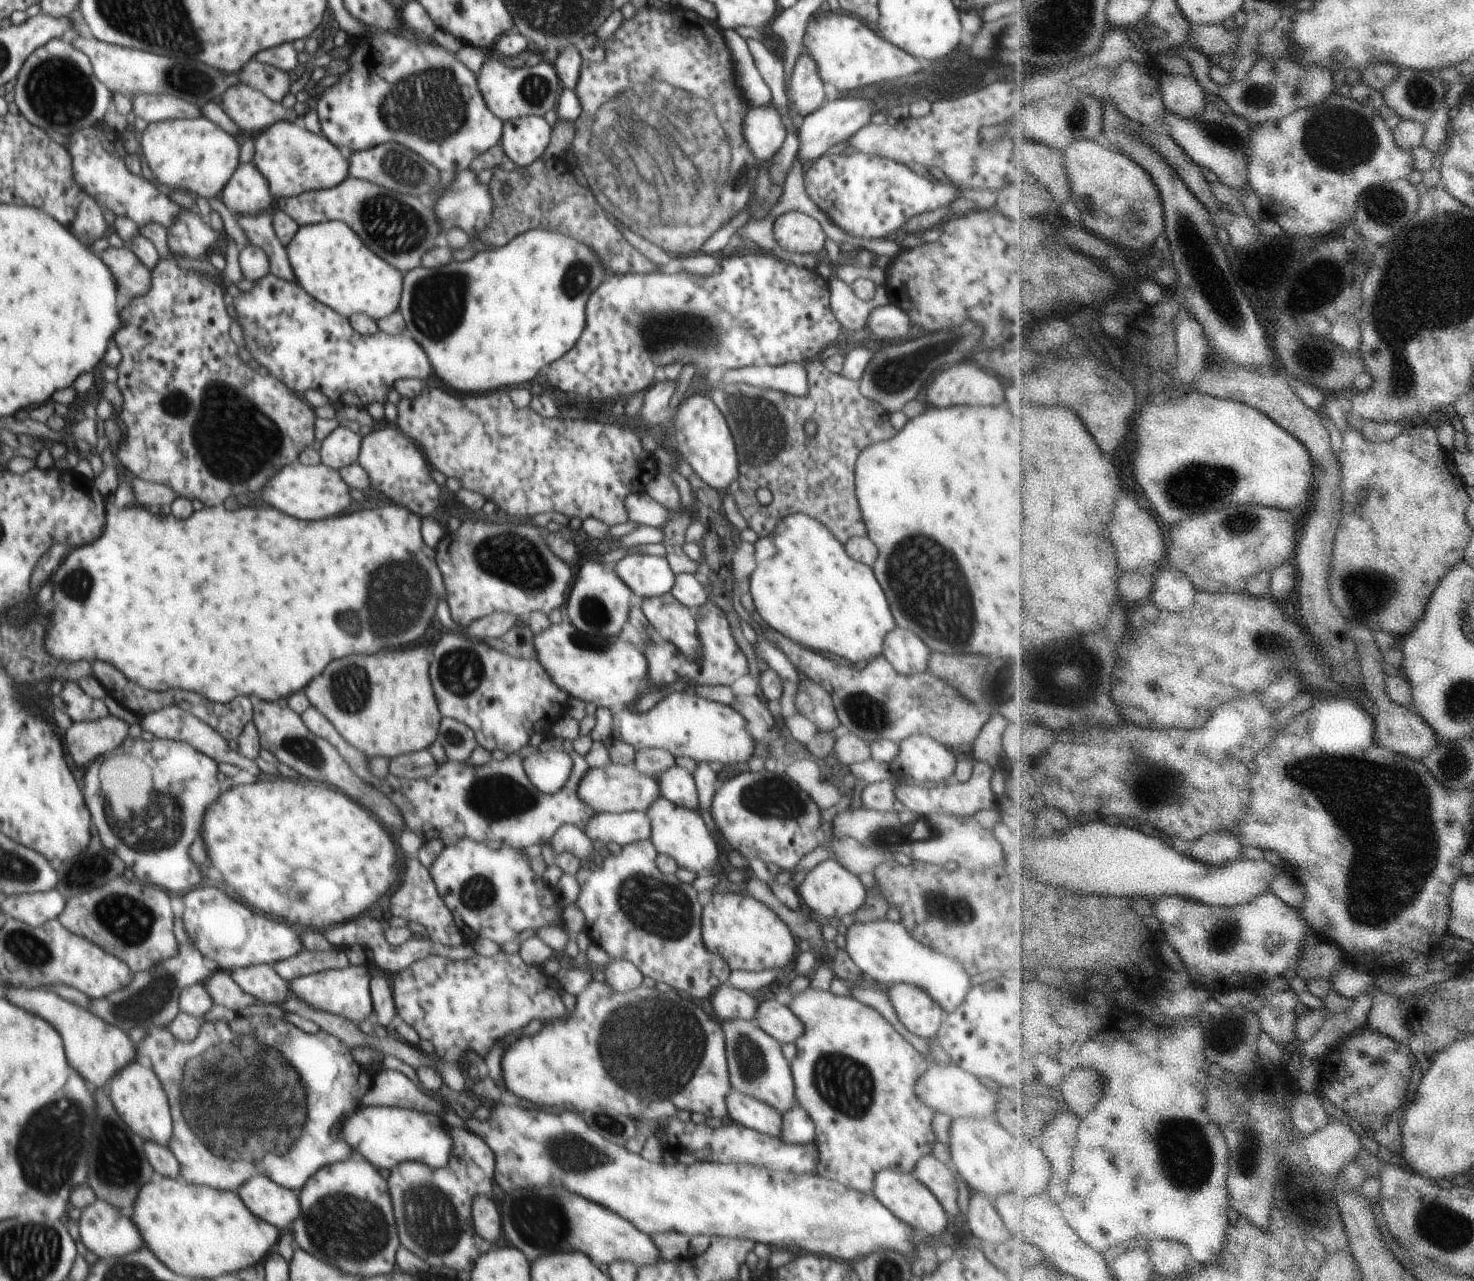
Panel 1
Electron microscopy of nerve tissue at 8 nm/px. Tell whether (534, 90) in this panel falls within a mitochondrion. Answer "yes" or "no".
yes

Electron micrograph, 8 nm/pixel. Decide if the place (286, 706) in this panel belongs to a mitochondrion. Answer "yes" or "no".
no

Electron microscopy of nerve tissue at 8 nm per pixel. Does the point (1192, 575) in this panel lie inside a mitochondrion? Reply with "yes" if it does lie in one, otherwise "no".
no

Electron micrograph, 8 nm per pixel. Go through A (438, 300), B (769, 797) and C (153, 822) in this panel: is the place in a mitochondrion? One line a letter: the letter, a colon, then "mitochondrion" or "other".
A: mitochondrion
B: mitochondrion
C: mitochondrion

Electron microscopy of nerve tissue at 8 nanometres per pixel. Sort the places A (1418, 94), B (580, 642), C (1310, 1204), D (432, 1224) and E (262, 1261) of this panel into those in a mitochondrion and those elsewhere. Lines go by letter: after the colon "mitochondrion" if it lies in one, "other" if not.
A: mitochondrion
B: mitochondrion
C: mitochondrion
D: mitochondrion
E: other

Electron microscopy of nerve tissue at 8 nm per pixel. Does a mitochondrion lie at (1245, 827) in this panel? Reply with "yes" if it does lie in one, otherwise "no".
no

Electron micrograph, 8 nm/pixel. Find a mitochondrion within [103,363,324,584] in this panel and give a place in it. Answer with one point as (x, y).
(256, 441)

